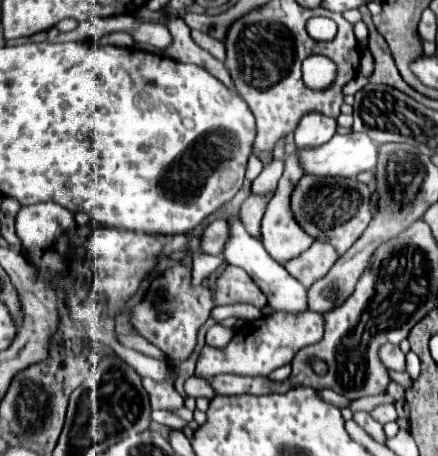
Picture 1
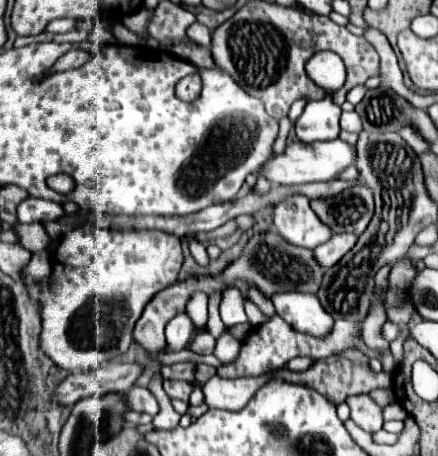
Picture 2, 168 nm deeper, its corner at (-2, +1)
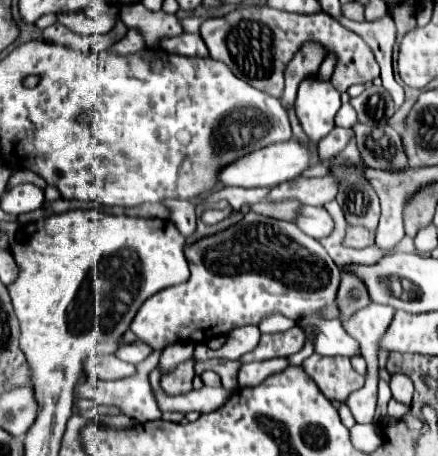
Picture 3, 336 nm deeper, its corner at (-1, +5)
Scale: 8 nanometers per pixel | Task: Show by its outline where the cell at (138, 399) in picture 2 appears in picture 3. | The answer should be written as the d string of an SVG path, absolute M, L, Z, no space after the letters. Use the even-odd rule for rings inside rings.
M153 351L145 361L136 365L137 373L131 375L131 377L125 377L125 379L119 379L119 381L95 381L95 383L81 385L79 387L79 395L81 397L89 397L89 399L93 399L95 403L101 403L101 405L115 405L125 415L137 419L139 423L147 423L147 421L161 419L161 411L159 411L159 407L155 403L155 397L151 393L151 387L149 387L151 368L155 368L158 365L161 353L163 351Z

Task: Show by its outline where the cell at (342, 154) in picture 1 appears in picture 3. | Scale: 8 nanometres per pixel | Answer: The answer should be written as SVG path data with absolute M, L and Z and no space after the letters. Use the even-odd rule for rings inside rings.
M291 139L285 143L275 143L257 149L253 153L247 153L245 157L239 157L237 161L233 161L233 165L225 165L225 169L221 169L219 181L225 187L273 187L299 177L309 165L311 165L311 151L305 145Z

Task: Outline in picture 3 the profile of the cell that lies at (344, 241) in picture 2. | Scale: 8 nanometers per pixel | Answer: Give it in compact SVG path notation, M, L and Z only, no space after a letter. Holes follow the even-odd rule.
M347 227L347 237L345 237L345 245L355 247L355 249L363 249L375 243L375 235L367 229L361 227Z

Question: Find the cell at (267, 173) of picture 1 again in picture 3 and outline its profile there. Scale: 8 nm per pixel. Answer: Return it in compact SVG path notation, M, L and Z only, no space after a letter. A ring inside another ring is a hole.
M305 41L305 45L301 45L301 49L293 55L293 61L289 61L289 67L285 69L285 93L281 97L281 103L286 110L294 107L299 83L307 75L313 75L323 63L323 59L325 49L321 49L317 41Z

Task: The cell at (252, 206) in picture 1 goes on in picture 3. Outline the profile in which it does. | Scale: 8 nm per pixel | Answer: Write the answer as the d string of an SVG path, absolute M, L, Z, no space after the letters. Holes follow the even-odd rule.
M267 5L241 7L231 11L225 17L203 21L201 37L213 59L223 61L229 69L233 69L237 77L241 77L255 89L265 91L277 99L283 93L283 71L291 61L293 53L297 53L297 49L305 41L321 41L327 53L337 53L339 61L331 75L331 83L341 93L345 93L355 83L367 83L379 77L379 65L373 57L373 51L367 47L367 43L353 31L339 25L327 13L299 15L299 13L279 11Z

